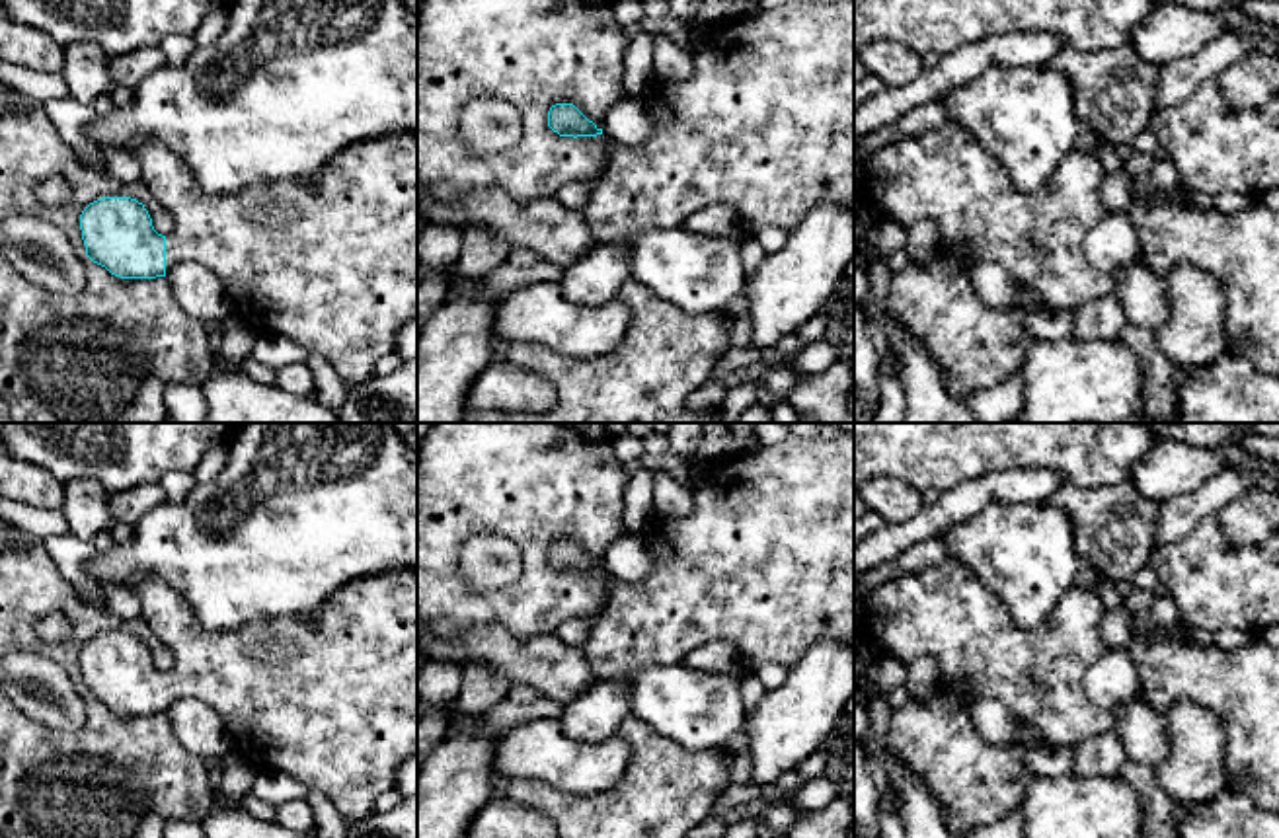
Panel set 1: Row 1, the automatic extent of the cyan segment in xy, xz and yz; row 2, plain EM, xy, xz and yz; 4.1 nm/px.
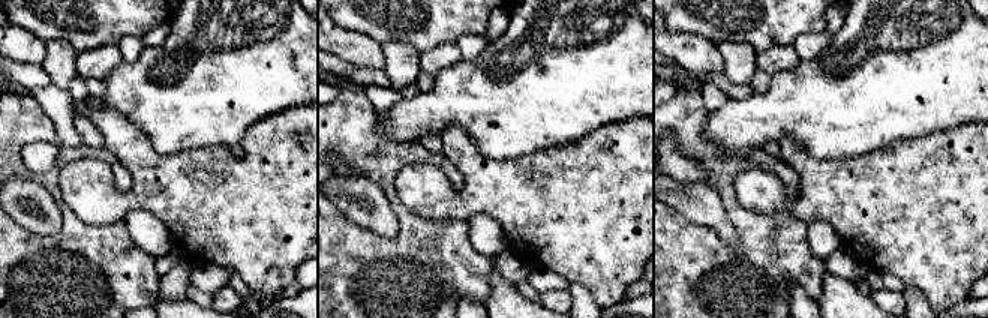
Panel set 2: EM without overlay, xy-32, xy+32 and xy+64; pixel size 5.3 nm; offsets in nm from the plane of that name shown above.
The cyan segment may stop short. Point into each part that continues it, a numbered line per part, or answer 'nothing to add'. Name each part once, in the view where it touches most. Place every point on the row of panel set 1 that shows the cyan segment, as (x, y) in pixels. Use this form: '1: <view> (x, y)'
1: xy (330, 262)

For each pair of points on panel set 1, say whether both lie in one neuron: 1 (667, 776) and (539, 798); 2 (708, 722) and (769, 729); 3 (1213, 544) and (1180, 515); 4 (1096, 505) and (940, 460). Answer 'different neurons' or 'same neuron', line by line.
1: same neuron
2: different neurons
3: different neurons
4: different neurons

